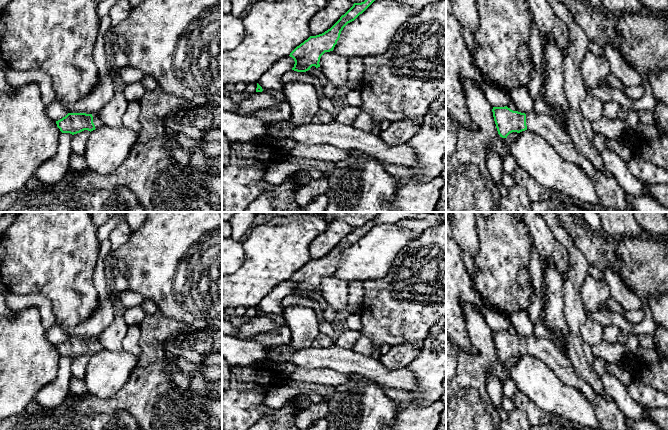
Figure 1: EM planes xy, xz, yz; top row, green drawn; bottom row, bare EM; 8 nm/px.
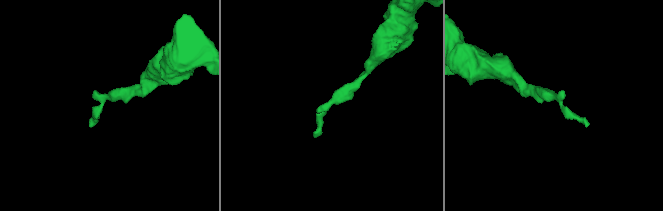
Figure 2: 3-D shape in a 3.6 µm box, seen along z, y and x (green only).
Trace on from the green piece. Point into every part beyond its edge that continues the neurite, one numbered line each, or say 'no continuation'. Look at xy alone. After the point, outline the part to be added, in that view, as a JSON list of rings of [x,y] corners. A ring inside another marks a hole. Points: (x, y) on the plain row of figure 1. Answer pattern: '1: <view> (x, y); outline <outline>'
1: xy (97, 346); outline [[[93,337],[92,340],[93,340],[93,347],[96,353],[103,350],[102,345],[100,344],[97,338]]]

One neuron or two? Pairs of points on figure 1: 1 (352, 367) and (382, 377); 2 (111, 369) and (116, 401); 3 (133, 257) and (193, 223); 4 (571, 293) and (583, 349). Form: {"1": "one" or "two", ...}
{"1": "one", "2": "two", "3": "one", "4": "one"}

